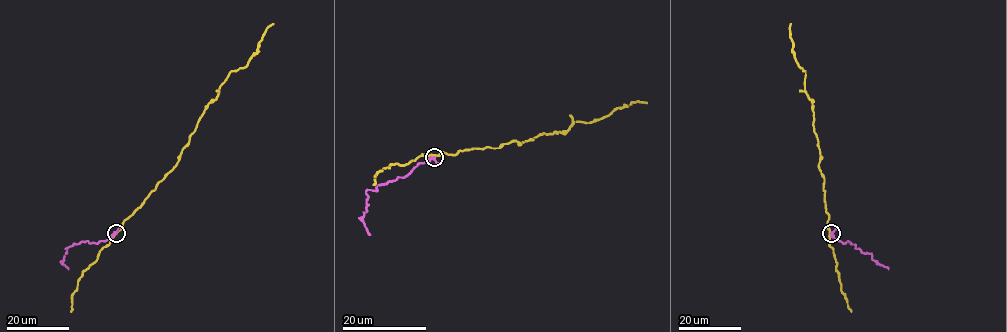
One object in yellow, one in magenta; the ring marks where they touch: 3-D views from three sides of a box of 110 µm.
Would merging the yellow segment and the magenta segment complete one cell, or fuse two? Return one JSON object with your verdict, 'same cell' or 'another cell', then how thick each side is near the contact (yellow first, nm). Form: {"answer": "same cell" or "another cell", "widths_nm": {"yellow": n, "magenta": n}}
{"answer": "another cell", "widths_nm": {"yellow": 240, "magenta": 440}}

